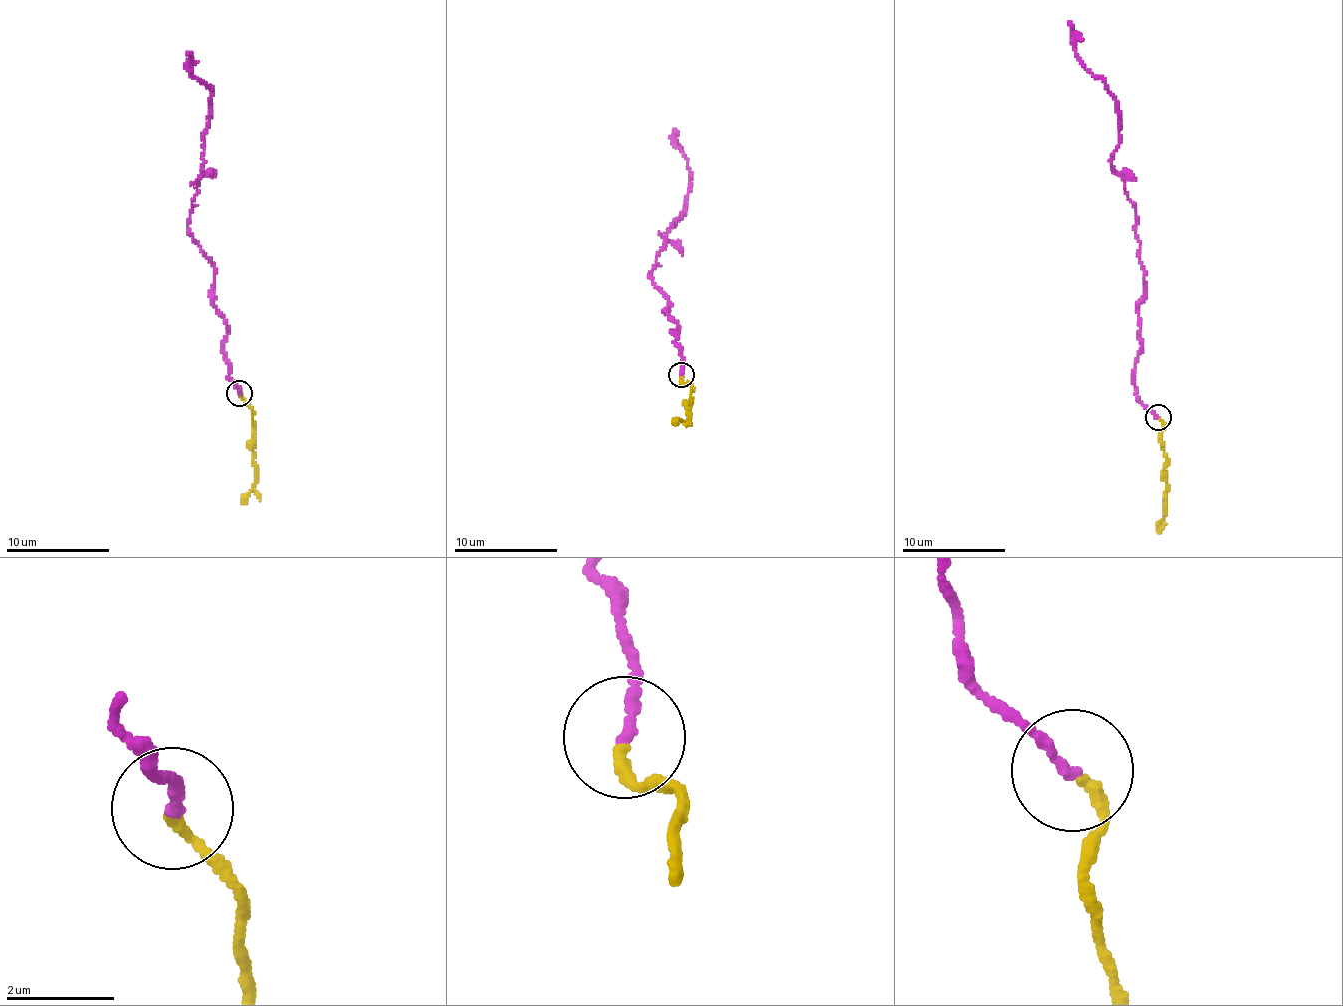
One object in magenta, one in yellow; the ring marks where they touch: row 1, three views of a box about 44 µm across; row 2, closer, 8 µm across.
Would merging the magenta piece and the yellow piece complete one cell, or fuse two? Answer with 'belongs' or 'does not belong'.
belongs

